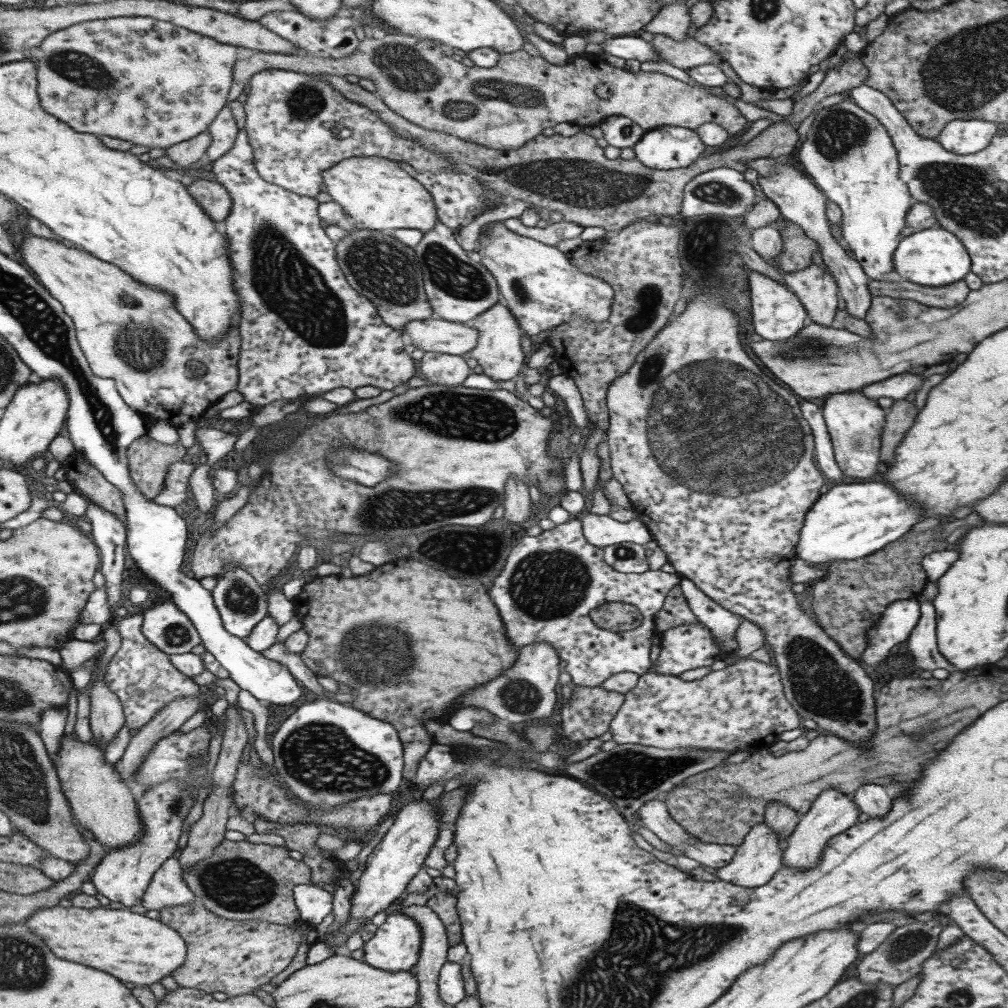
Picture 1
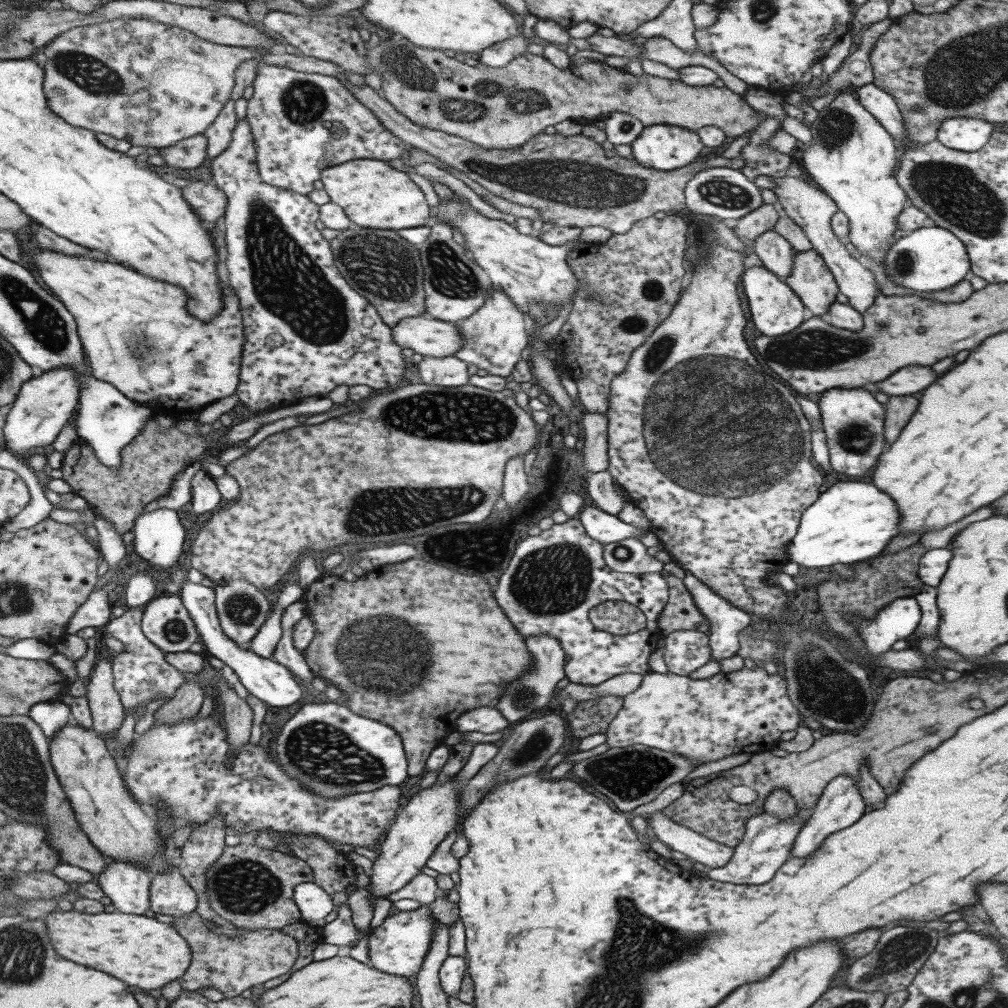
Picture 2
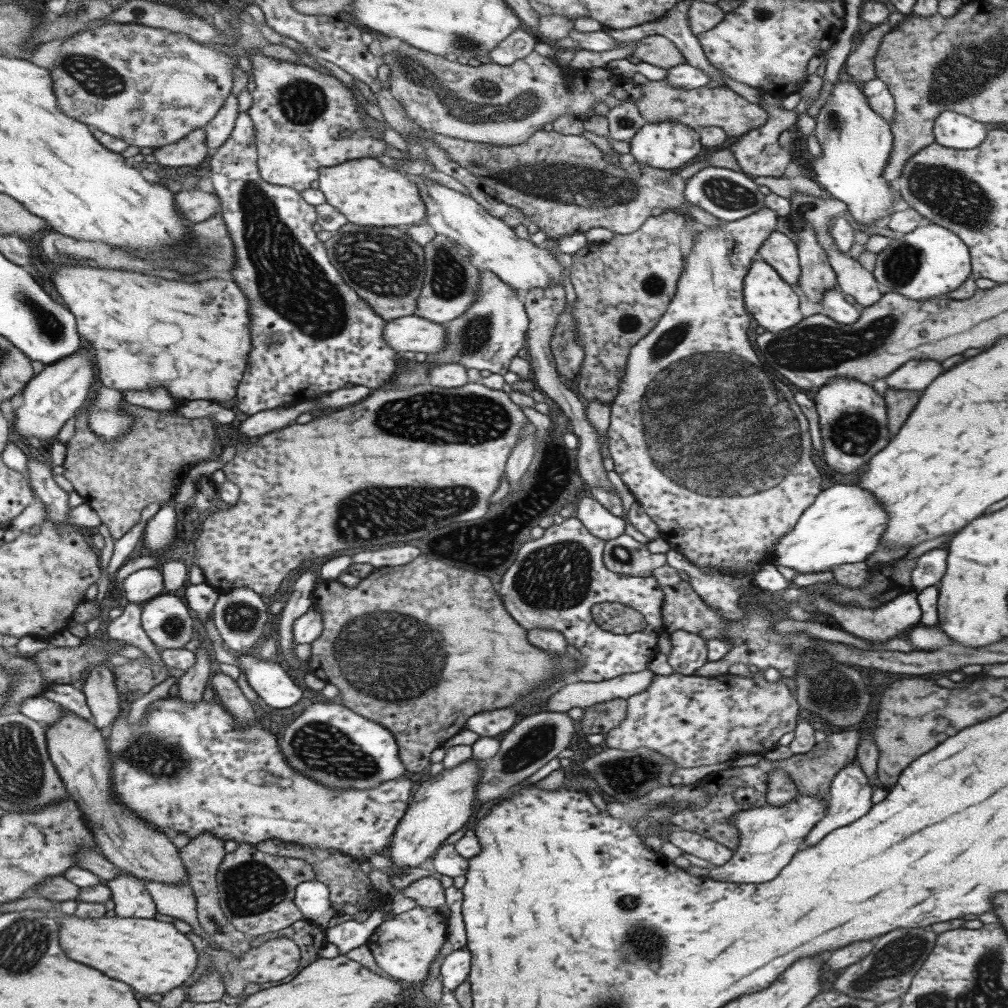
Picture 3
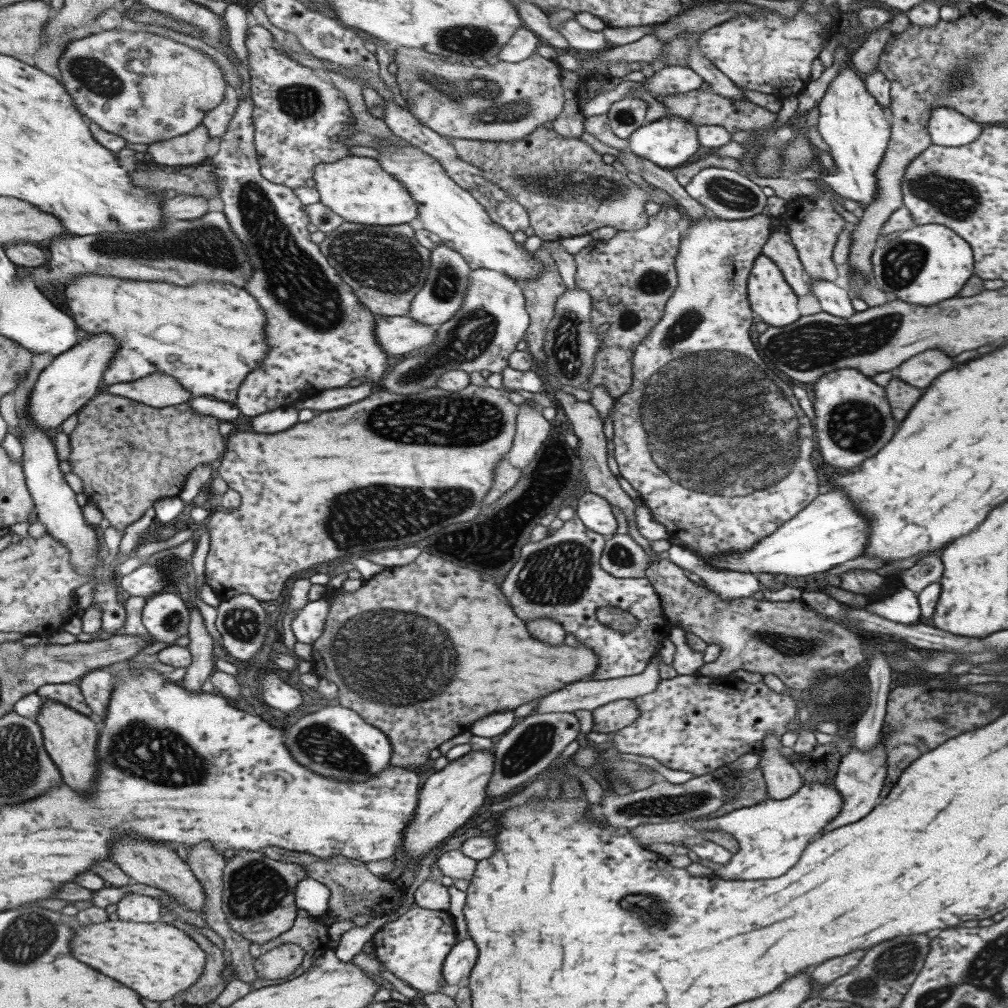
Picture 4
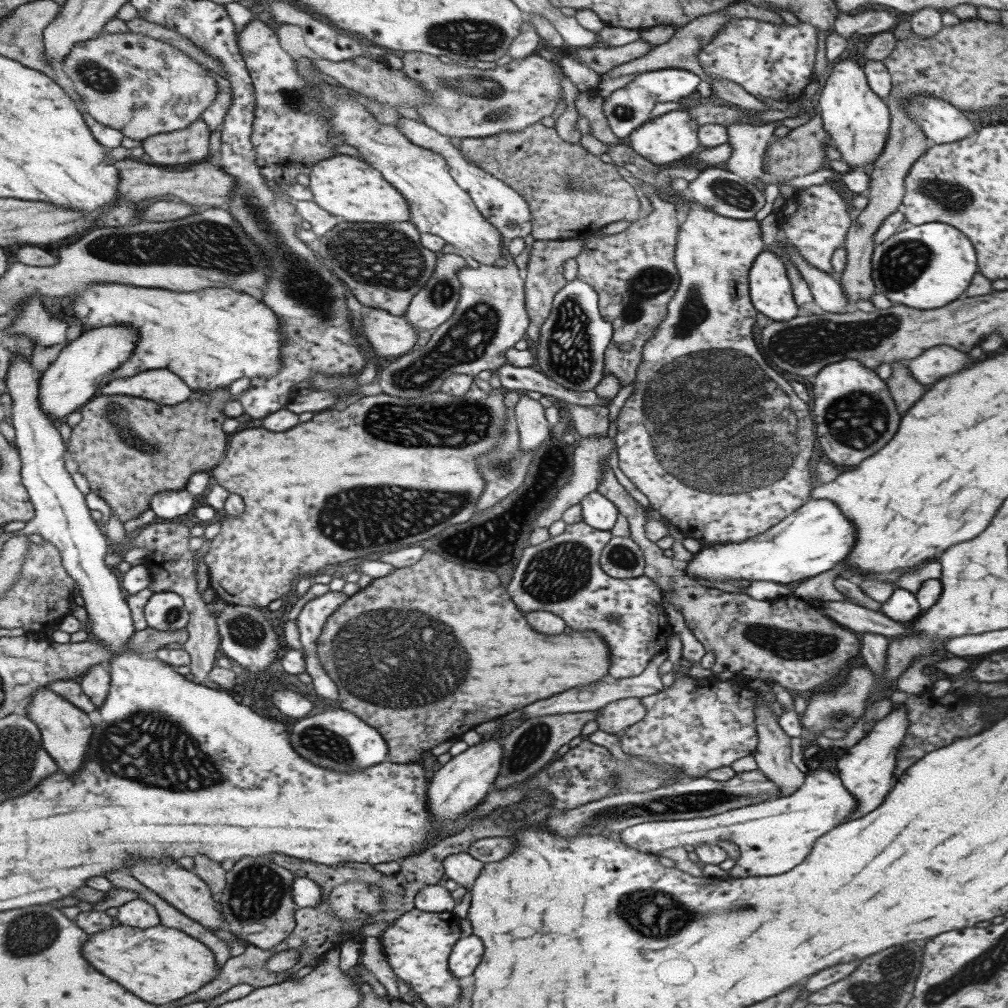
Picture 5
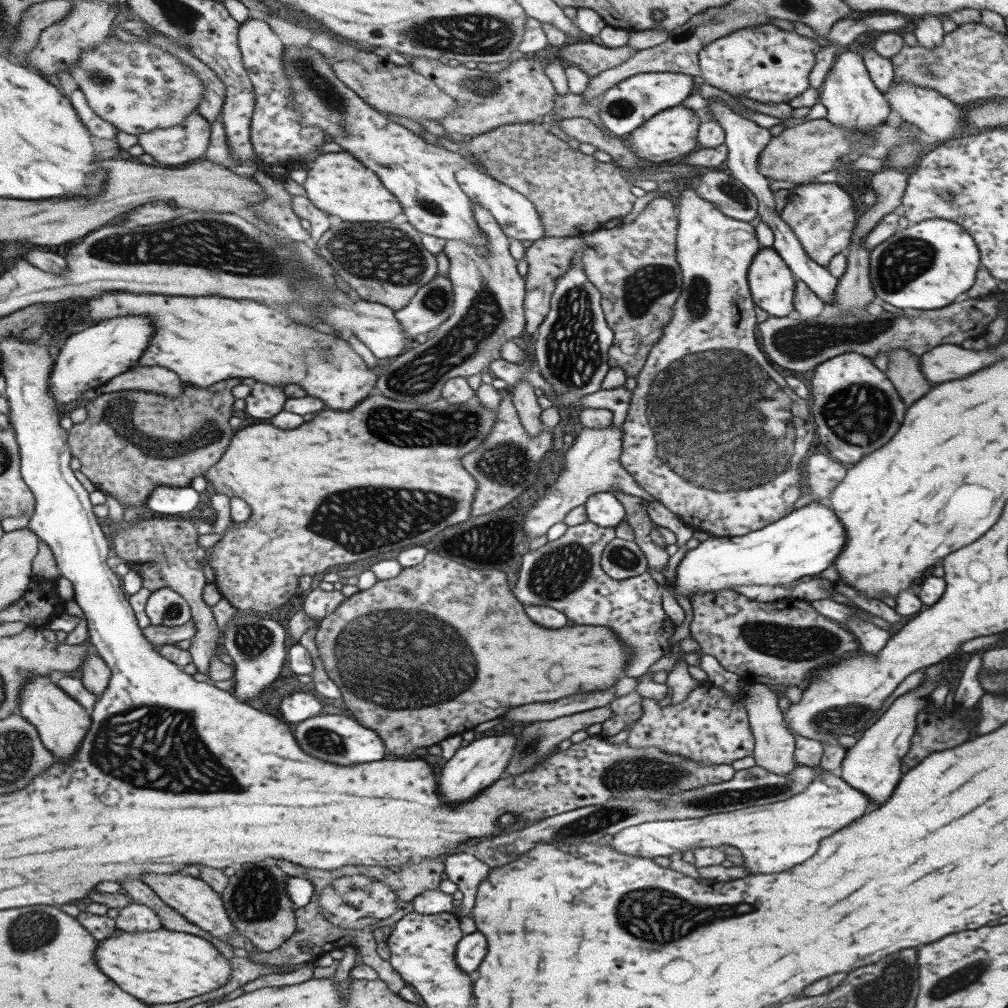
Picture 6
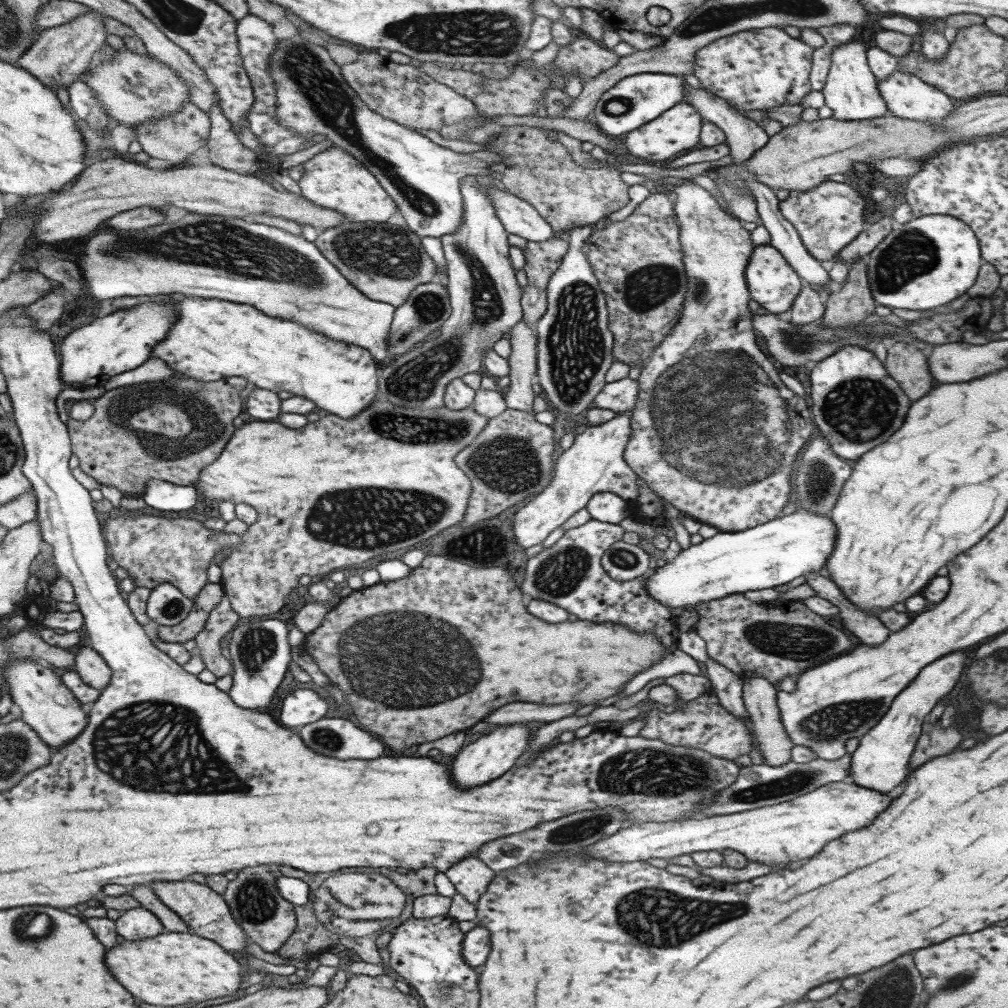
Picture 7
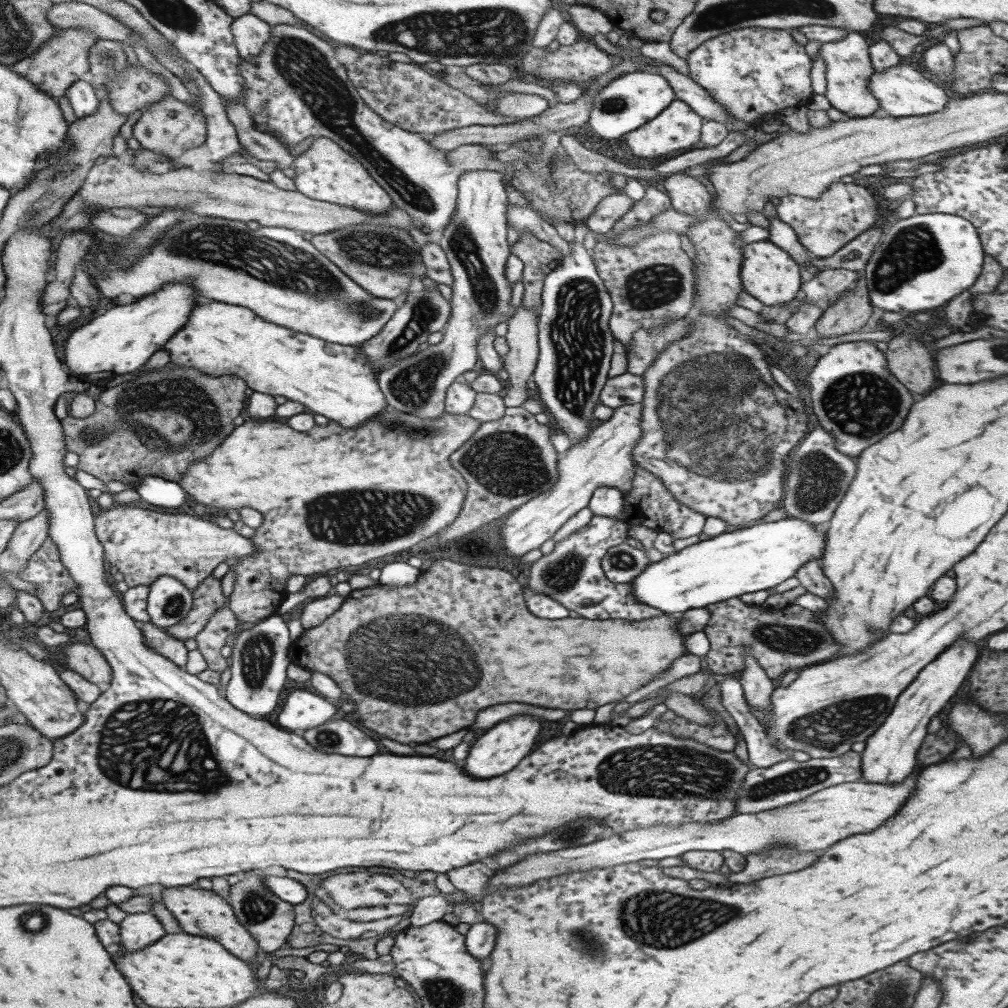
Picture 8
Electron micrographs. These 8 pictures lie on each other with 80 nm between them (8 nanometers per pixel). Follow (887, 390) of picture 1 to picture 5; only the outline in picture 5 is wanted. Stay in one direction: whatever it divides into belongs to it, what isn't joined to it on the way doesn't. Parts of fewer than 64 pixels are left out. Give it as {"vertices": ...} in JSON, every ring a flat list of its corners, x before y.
{"vertices":[[935,346,907,360,906,365,919,384,933,384,943,376,955,374,971,366,973,362,975,360,971,360,967,354,959,350,953,350,949,346]]}

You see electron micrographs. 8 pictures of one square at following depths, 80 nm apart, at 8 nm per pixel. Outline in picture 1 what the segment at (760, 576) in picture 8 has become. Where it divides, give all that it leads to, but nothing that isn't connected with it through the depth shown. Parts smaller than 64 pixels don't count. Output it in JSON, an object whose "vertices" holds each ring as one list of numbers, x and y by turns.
{"vertices":[[880,481,841,483,820,494,807,510,794,551,796,558,820,567,833,561,861,560,897,540,917,520,923,520,919,508,903,502,897,492]]}

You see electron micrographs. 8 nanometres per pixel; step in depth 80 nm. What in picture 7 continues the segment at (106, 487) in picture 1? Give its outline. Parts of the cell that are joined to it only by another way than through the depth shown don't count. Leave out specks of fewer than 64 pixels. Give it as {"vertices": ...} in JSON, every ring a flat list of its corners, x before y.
{"vertices":[[179,372,171,374,167,380,152,383,123,385,105,391,95,400,92,415,84,421,70,417,69,426,72,451,79,458,79,466,87,476,94,478,99,485,114,486,122,495,142,496,146,482,151,479,165,481,177,486,191,485,197,480,198,472,217,458,225,442,233,434,231,420,241,410,239,392,245,388,244,378,230,376,216,381,196,381,181,376]]}

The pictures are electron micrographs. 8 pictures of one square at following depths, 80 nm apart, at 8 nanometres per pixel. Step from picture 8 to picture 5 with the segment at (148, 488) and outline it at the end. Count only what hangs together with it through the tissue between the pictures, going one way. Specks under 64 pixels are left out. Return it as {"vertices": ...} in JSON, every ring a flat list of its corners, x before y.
{"vertices":[[185,488,181,490,161,491,155,493,150,500,149,511,159,518,168,520,189,512,195,508,196,500]]}

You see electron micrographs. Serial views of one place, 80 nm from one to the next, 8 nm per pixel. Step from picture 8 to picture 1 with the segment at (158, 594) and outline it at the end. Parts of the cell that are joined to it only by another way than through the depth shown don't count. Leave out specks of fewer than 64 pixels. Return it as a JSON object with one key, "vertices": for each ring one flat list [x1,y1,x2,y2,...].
{"vertices":[[171,599,159,601,142,613,141,631,167,655,185,654,200,644,195,627]]}

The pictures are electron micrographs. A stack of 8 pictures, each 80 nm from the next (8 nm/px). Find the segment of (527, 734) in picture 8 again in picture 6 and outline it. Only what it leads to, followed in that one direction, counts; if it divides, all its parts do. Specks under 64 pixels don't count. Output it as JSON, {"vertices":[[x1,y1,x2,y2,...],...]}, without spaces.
{"vertices":[[499,732,497,735,484,736,473,739,466,746,459,747,451,758,447,759,439,780,437,780,437,790,441,796,445,796,447,802,459,802,475,796,481,792,485,786,493,784,501,772,506,769,509,758,514,753,516,736,514,732]]}

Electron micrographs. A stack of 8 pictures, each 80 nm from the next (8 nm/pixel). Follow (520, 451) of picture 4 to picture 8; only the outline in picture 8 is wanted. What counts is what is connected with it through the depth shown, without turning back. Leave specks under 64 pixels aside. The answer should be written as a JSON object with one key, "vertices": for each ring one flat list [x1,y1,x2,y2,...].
{"vertices":[[520,305,506,321,504,339,508,344,508,353,502,356,502,366,511,386,501,396,505,407,520,407,528,399,525,382,535,368,538,355,536,316,536,312]]}

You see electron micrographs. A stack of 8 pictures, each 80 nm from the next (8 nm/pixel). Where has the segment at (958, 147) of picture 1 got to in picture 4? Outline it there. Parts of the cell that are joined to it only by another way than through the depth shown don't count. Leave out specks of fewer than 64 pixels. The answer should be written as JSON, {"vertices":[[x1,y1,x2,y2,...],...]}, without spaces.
{"vertices":[[938,106,929,111,926,127,931,146,963,146,979,136,983,123,973,122,951,107]]}

